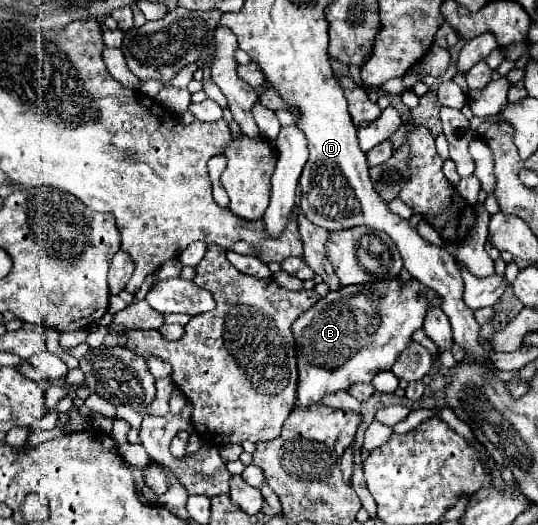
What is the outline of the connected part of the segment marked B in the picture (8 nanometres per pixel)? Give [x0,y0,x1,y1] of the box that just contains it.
[291,280,441,406]

